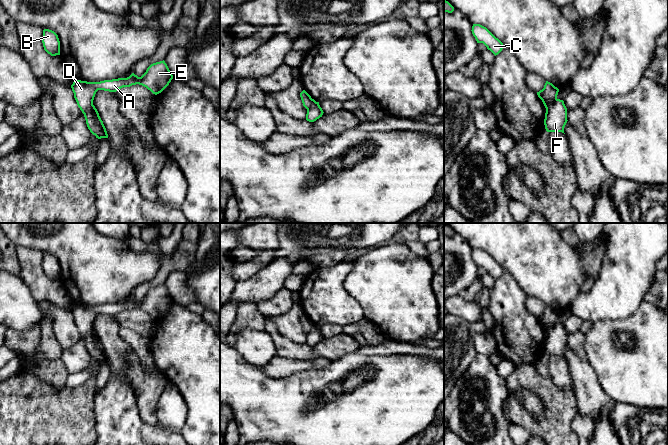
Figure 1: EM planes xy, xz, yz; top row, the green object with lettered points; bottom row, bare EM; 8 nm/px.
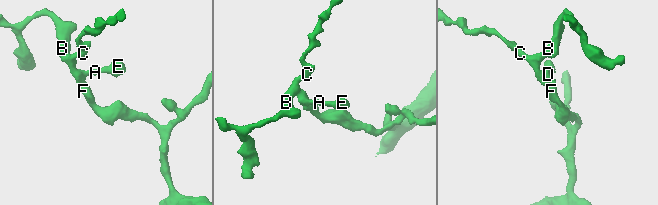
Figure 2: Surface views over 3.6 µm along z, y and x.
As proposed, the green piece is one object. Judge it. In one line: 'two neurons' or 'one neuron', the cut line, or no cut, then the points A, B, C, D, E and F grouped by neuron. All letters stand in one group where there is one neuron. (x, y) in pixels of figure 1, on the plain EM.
two neurons | yz (556, 322), (546, 333) | A B C D E / F

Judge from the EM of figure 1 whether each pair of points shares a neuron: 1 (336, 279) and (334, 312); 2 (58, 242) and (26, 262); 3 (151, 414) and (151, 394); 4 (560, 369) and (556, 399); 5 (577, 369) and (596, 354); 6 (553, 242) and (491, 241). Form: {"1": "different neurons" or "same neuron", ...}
{"1": "same neuron", "2": "different neurons", "3": "same neuron", "4": "different neurons", "5": "different neurons", "6": "same neuron"}

